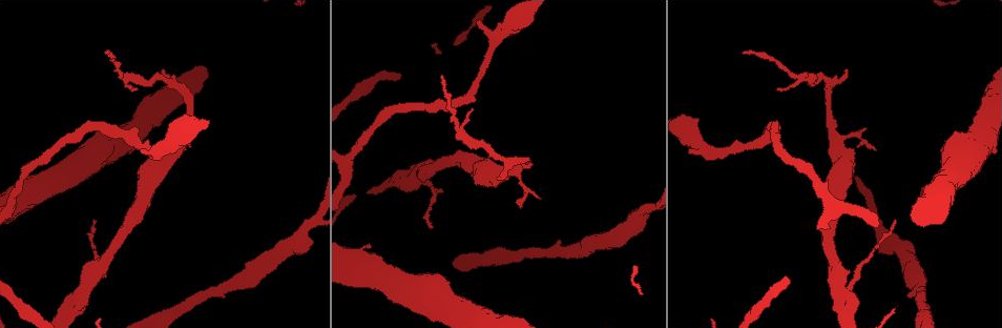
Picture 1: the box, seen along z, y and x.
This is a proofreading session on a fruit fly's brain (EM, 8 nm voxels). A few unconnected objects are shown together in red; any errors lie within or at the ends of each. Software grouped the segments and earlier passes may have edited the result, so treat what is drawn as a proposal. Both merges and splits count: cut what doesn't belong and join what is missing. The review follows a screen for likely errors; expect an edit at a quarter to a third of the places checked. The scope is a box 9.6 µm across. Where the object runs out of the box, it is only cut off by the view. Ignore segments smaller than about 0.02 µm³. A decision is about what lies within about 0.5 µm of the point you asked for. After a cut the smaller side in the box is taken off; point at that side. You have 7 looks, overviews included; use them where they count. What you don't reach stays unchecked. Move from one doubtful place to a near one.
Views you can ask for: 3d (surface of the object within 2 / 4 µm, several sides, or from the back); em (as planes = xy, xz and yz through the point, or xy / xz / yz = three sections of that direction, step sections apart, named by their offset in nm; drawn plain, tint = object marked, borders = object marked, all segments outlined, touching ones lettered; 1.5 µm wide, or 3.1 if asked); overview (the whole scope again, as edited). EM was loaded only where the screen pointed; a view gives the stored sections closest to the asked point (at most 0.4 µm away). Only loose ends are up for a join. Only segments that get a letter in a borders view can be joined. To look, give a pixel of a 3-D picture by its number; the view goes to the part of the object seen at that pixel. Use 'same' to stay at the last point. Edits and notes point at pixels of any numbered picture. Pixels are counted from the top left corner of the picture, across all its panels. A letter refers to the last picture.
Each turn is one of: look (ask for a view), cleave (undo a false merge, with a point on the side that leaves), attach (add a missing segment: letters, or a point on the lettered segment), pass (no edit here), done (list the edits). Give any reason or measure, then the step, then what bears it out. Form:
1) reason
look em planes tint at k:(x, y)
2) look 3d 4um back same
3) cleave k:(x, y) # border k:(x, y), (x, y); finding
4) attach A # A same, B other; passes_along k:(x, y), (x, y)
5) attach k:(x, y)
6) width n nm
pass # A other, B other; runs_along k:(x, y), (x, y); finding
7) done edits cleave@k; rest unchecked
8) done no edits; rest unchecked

branch stops here
look 3d 2um at 1:(478, 22)

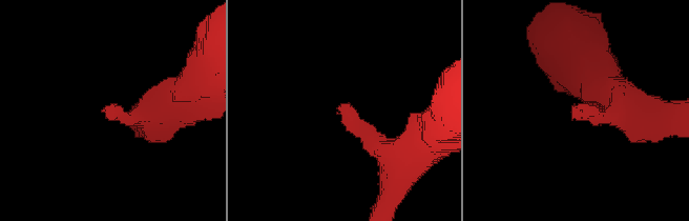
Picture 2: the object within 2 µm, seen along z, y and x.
need the tissue
look em yz step 8 borders at 2:(344, 103)

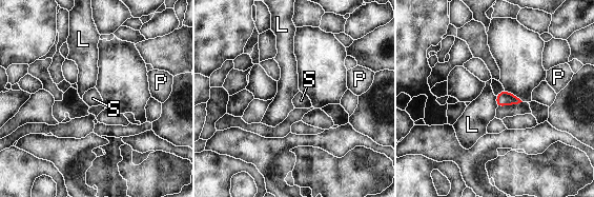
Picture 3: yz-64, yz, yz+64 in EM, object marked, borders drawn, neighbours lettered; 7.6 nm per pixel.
cut it another way
look em xz step 8 borders same

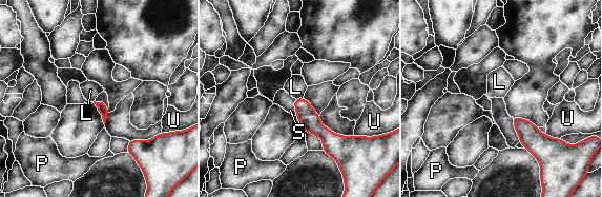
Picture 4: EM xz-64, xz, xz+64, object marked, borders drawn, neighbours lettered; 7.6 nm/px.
attach S # L other, P other, S same, U other; it goes on there

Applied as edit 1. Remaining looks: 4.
thin end
look 3d 2um at 1:(538, 196)

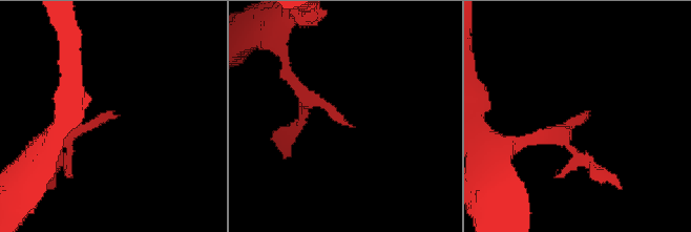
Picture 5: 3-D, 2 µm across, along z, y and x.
shape alone is not enough
look em planes tint at 5:(350, 125)

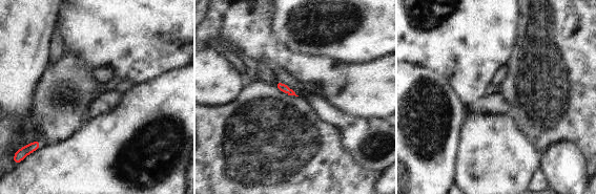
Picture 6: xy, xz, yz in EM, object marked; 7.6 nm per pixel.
look em planes borders same

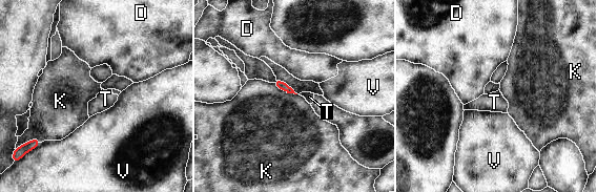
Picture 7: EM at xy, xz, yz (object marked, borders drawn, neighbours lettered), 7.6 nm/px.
pass # D other, K other, T other, V other; border 7:(272, 83), (282, 90), (296, 94); none of them fits

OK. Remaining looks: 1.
branch stops here
look em yz step 4 borders at 1:(499, 178)

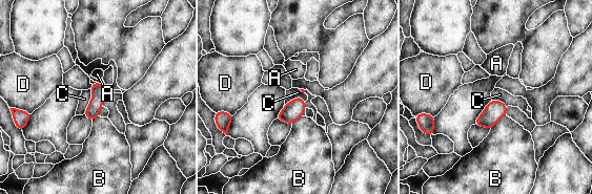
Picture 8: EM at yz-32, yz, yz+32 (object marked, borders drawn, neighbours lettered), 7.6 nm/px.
width 110 nm
pass # A other, B other, C other, D other; border 8:(90, 89), (89, 103), (81, 114); none of them fits

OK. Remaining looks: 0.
done edits attach@4; rest unchecked

